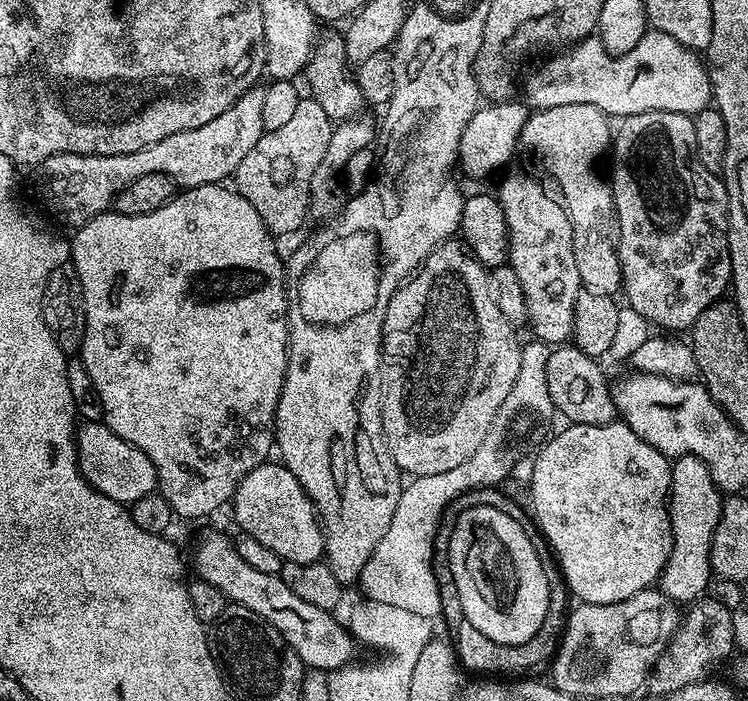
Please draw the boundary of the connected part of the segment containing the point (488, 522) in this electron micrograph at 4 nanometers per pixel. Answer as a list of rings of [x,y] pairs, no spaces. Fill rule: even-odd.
[[[472,504],[452,524],[452,533],[446,536],[448,542],[448,571],[458,586],[460,608],[464,619],[482,630],[492,642],[506,646],[518,646],[530,642],[534,634],[546,622],[546,610],[550,606],[550,586],[546,582],[546,570],[542,570],[542,560],[536,553],[534,542],[522,530],[522,526],[512,517],[511,511],[503,512],[492,504]]]

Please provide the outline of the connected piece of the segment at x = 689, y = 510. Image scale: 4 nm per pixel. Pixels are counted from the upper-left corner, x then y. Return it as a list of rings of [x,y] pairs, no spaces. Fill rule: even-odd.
[[[677,456],[671,461],[672,481],[668,487],[668,517],[672,531],[672,549],[660,574],[659,591],[677,606],[691,606],[705,595],[708,583],[714,580],[709,552],[712,535],[722,514],[724,500],[706,462],[696,456]]]

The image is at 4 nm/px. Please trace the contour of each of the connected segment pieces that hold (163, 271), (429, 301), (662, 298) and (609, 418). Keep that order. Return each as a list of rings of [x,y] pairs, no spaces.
[[[203,184],[189,188],[172,197],[166,206],[154,210],[154,214],[122,214],[115,210],[99,212],[75,229],[76,237],[70,240],[70,262],[76,268],[84,291],[84,337],[78,359],[90,370],[94,390],[102,398],[103,423],[118,438],[130,446],[142,450],[156,467],[160,495],[170,502],[177,517],[196,520],[208,516],[227,505],[236,492],[238,482],[274,452],[274,421],[278,398],[282,394],[282,382],[288,361],[288,286],[286,264],[276,253],[277,241],[267,226],[258,218],[258,210],[250,206],[235,187],[219,184]]]
[[[445,242],[424,259],[424,263],[416,269],[414,275],[405,280],[399,290],[390,298],[384,315],[384,335],[380,350],[380,413],[384,427],[384,440],[388,443],[388,452],[394,458],[396,467],[400,469],[401,473],[407,474],[409,477],[446,474],[446,470],[454,470],[454,466],[466,462],[474,454],[474,450],[478,450],[478,446],[482,446],[488,433],[493,431],[495,424],[492,423],[495,422],[496,415],[501,415],[504,402],[514,386],[514,378],[518,378],[522,340],[516,337],[517,329],[512,321],[506,319],[502,314],[493,288],[489,269],[475,256],[469,254],[463,243]]]
[[[647,112],[646,114],[634,114],[633,116],[623,117],[619,121],[620,129],[615,129],[614,139],[610,144],[610,157],[612,156],[612,176],[610,175],[610,187],[612,189],[612,202],[614,205],[614,220],[615,223],[620,223],[620,240],[618,236],[618,251],[620,253],[620,269],[624,275],[624,282],[622,285],[623,295],[628,295],[626,298],[626,304],[636,310],[638,314],[642,316],[649,325],[658,327],[660,330],[668,330],[664,328],[684,328],[684,330],[691,329],[693,322],[698,318],[698,314],[702,314],[702,310],[706,310],[710,307],[715,300],[721,299],[725,295],[724,291],[729,291],[732,283],[732,259],[730,258],[730,250],[728,249],[728,191],[724,185],[723,179],[717,173],[706,170],[706,166],[702,166],[702,162],[696,156],[694,151],[694,122],[692,116],[686,112]]]
[[[556,346],[548,353],[546,362],[546,386],[550,386],[552,407],[565,416],[568,424],[603,426],[613,423],[618,413],[612,397],[610,384],[604,381],[601,361],[594,356],[582,354],[574,346]]]

